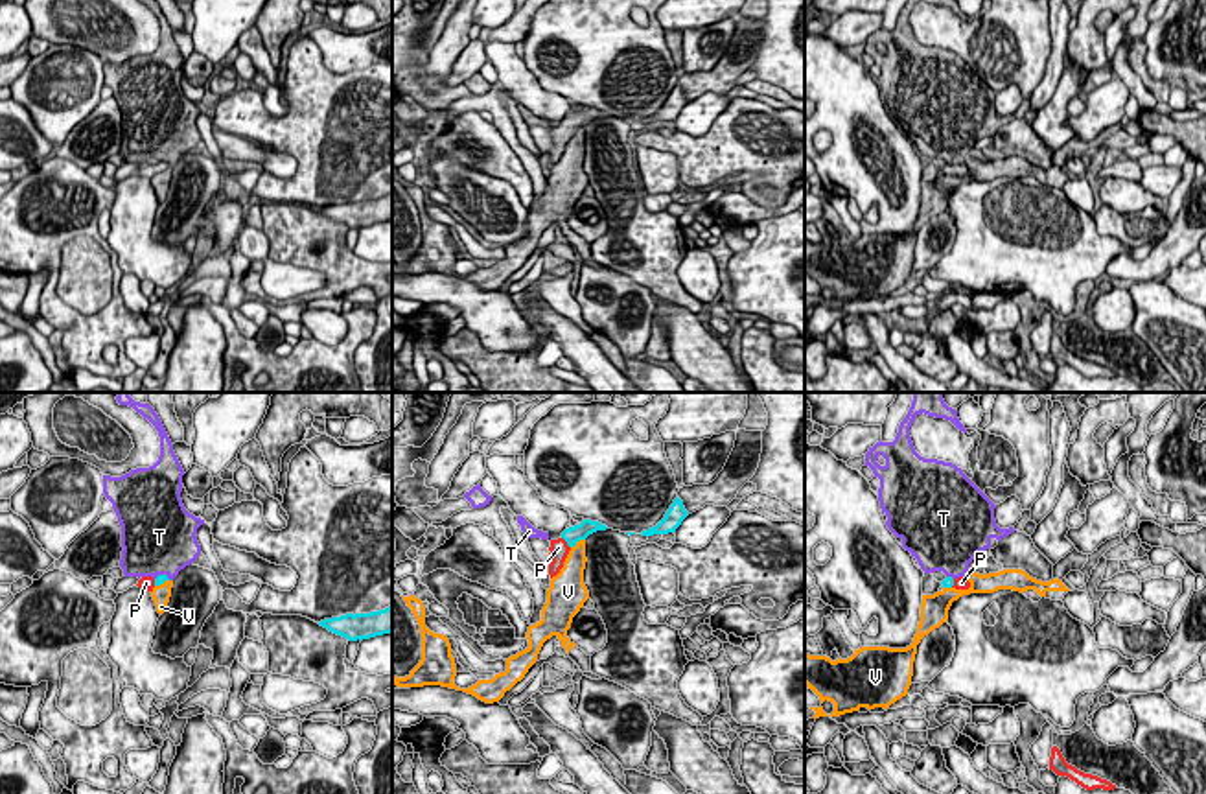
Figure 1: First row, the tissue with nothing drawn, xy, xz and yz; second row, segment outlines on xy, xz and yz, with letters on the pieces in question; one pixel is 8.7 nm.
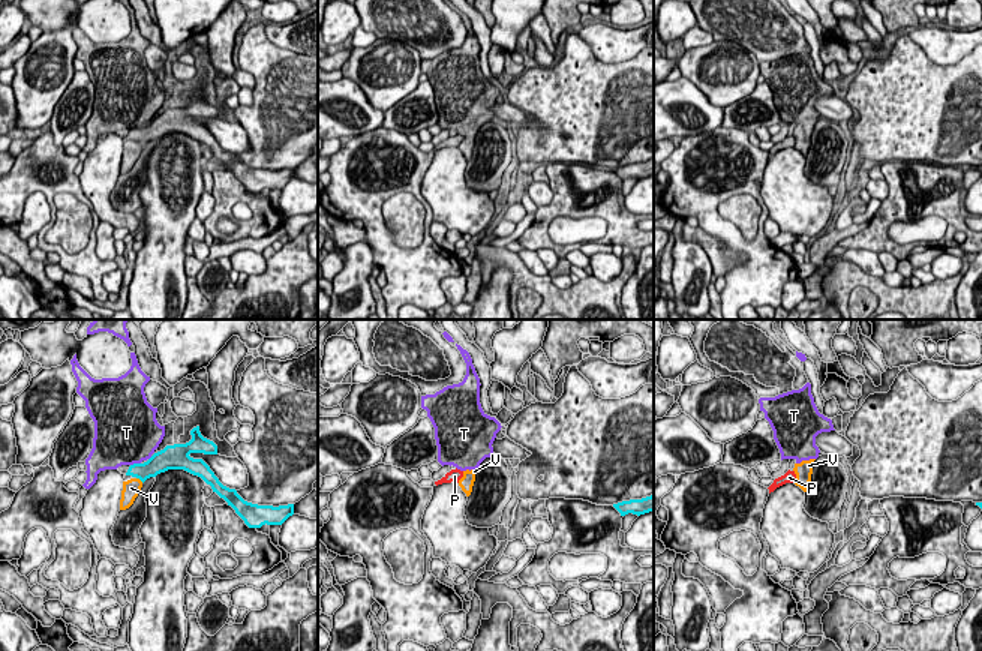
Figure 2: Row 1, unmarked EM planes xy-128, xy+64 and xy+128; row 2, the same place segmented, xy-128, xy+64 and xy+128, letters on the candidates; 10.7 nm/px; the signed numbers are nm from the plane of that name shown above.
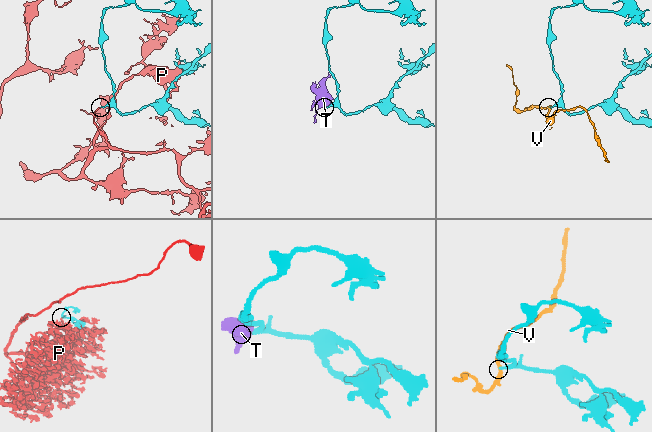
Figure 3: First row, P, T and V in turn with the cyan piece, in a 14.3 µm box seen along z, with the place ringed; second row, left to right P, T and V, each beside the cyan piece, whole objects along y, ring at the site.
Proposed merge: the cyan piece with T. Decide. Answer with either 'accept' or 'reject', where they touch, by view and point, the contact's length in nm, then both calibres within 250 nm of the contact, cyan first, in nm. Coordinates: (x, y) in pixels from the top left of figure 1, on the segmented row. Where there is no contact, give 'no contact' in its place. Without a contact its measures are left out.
reject | xy (162, 575) | 140 nm | 90/480 nm

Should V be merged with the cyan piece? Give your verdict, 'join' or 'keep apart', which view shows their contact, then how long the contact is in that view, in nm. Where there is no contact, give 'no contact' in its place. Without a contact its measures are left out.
keep apart | xz | 150 nm

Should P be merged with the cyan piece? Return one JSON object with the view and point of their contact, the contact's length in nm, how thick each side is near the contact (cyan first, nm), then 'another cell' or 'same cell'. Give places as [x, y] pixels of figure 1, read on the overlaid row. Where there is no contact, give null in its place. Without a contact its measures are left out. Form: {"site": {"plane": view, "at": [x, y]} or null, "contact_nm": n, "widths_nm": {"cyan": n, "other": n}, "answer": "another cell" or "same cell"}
{"site": {"plane": "xz", "at": [566, 540]}, "contact_nm": 130, "widths_nm": {"cyan": 140, "other": 160}, "answer": "same cell"}

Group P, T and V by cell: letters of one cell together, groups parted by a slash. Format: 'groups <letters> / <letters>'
groups P / T / V

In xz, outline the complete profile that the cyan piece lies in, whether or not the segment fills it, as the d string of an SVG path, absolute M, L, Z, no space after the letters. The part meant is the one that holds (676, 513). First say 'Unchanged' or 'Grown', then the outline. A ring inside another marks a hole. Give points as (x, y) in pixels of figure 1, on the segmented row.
Unchanged. M676 497L670 508L667 510L665 518L655 527L643 531L641 534L654 536L654 534L676 532L676 529L687 516L689 512L685 510L683 501Z

